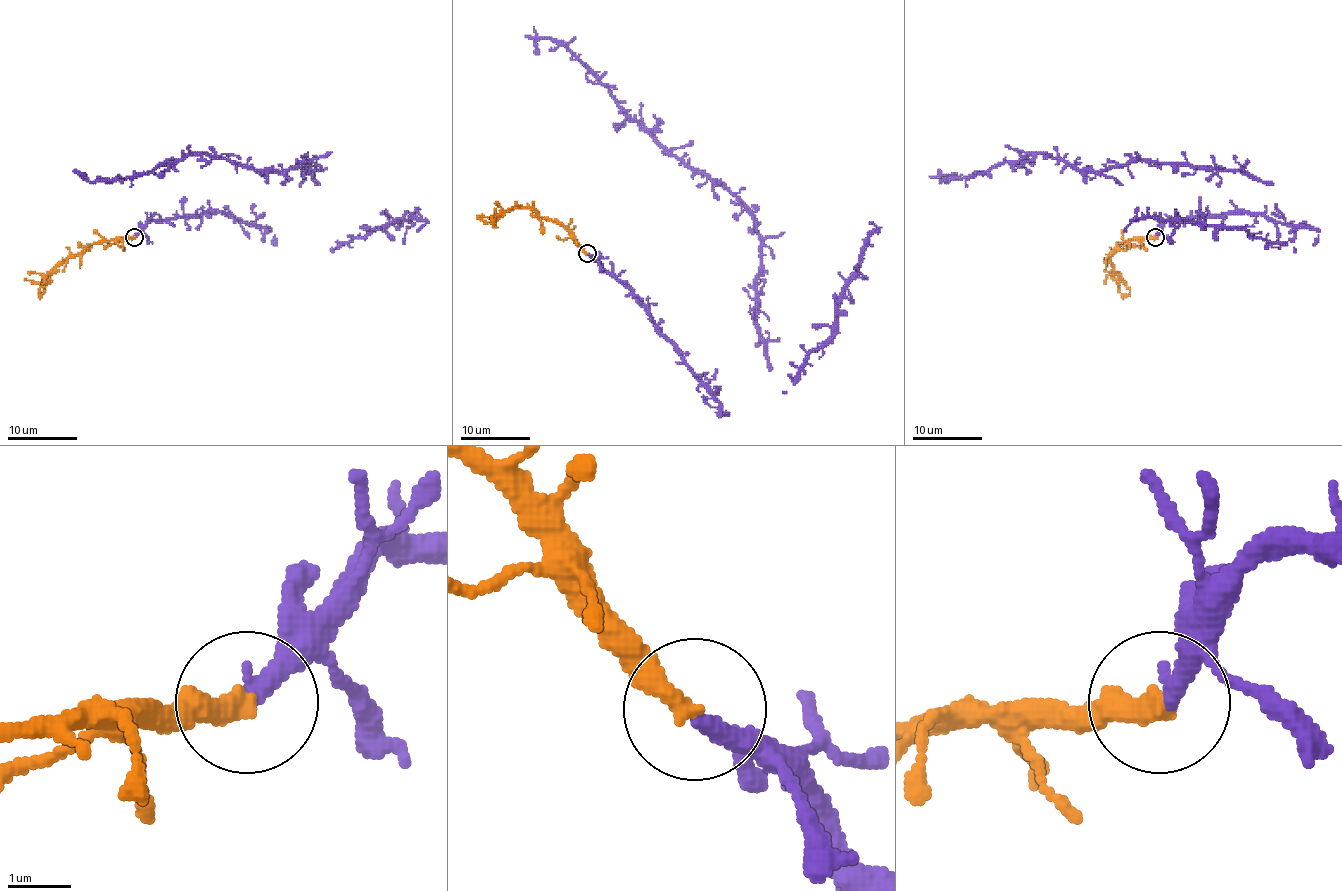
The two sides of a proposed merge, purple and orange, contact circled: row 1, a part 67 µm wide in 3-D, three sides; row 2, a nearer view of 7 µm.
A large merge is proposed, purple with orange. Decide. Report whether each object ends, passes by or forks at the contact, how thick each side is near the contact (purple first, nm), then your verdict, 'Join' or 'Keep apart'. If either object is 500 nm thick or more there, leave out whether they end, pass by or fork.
At the ring purple ends. At the ring orange ends. Thickness 320 nm (purple) against 380 nm. Join

